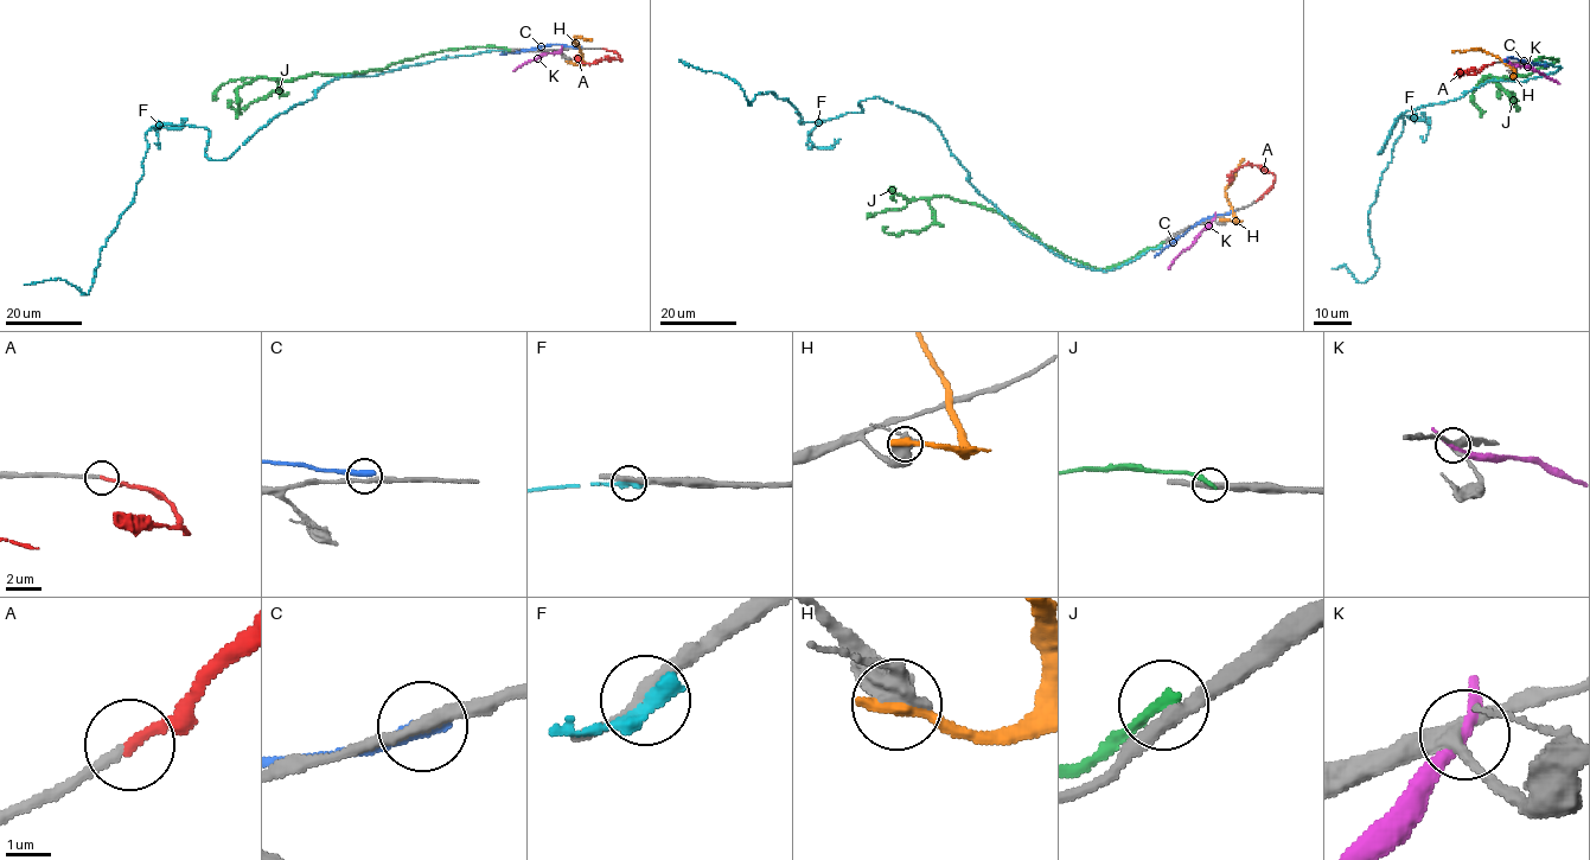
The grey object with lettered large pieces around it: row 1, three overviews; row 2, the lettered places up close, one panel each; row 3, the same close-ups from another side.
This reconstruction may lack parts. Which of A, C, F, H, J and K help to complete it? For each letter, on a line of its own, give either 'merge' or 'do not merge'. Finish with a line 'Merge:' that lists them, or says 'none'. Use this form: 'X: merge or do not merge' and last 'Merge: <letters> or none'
A: merge
C: do not merge
F: do not merge
H: do not merge
J: do not merge
K: do not merge
Merge: A

